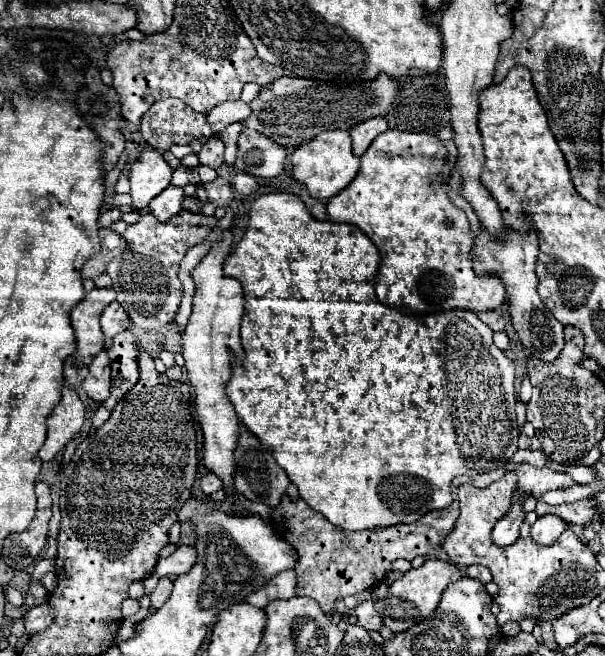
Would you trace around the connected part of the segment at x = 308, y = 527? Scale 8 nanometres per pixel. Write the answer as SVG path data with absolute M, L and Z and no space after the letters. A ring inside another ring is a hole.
M453 487L451 491L453 503L447 509L429 511L413 523L399 523L393 527L379 527L373 531L345 531L341 527L335 527L333 523L329 523L329 519L325 519L325 515L313 511L301 497L293 501L285 493L281 497L281 503L277 507L271 507L271 525L285 541L289 541L295 547L299 555L299 561L295 565L295 593L299 597L313 597L325 613L333 613L337 599L355 595L367 587L381 583L395 559L403 557L411 561L417 555L429 555L433 549L441 547L443 539L455 527L459 515L455 489L457 487Z

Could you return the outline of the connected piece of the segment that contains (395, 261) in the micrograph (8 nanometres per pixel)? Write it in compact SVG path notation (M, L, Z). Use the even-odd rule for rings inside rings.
M395 129L381 133L373 141L373 147L361 155L361 169L357 177L327 201L327 213L331 221L357 225L377 245L381 253L381 267L375 279L375 293L381 303L401 307L415 315L439 309L491 311L505 303L505 287L501 287L501 279L475 275L471 267L469 249L473 233L465 212L449 199L449 161L441 139L429 133Z

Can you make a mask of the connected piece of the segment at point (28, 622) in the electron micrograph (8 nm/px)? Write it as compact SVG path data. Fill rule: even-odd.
M46 602L39 607L31 607L23 618L24 626L28 635L44 631L53 622L53 614Z

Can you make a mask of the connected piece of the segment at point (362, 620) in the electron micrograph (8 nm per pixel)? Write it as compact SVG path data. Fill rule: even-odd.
M373 601L359 603L359 607L355 609L355 615L357 615L359 625L363 625L369 631L379 631L383 627L383 619L377 615Z

